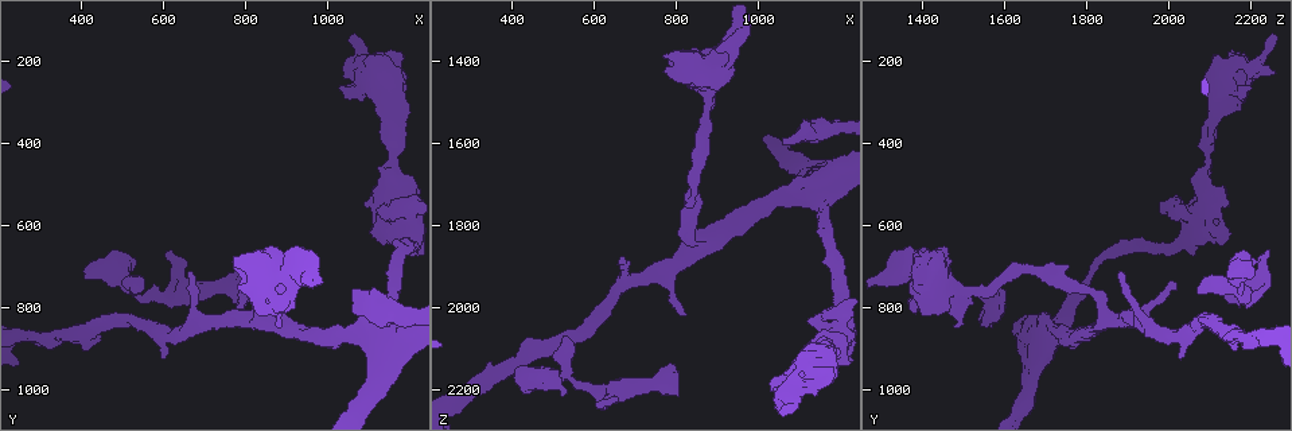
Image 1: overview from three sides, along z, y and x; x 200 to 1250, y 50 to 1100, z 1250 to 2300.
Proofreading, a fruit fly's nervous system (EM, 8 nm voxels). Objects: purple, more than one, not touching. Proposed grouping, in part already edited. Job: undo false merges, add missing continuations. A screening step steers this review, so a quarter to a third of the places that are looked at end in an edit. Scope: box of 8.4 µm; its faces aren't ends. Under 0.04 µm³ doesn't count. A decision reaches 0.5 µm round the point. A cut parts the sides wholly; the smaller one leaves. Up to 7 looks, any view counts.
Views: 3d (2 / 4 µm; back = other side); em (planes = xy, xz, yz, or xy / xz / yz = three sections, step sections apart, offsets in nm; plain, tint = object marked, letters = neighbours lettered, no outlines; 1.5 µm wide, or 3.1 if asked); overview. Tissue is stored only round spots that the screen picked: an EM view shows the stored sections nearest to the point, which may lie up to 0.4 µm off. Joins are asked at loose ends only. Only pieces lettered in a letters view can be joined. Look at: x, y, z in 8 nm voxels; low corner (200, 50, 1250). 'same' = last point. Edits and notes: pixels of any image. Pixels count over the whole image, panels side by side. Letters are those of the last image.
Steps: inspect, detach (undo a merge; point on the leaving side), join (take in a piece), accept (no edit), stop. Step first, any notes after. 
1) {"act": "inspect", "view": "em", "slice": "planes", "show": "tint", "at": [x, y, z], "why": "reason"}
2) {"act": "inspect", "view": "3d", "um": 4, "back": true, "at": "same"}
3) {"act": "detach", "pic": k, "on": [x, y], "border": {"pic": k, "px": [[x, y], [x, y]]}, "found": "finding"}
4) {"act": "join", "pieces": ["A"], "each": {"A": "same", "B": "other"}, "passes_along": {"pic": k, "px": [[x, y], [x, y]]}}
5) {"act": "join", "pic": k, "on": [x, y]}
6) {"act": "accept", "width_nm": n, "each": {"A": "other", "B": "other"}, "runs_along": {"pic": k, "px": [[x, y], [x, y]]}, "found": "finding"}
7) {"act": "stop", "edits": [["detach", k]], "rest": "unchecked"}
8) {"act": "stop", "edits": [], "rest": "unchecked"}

{"act": "inspect", "view": "em", "slice": "yz", "step": 8, "show": "letters", "at": [810, 740, 2010], "why": "an open end"}

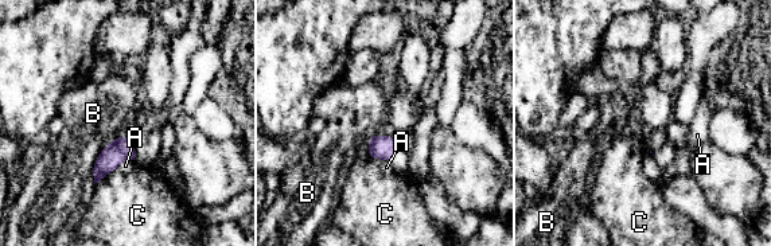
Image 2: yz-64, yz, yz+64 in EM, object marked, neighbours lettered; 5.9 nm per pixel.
{"act": "inspect", "view": "em", "slice": "planes", "show": "letters", "at": "same", "why": "another direction"}

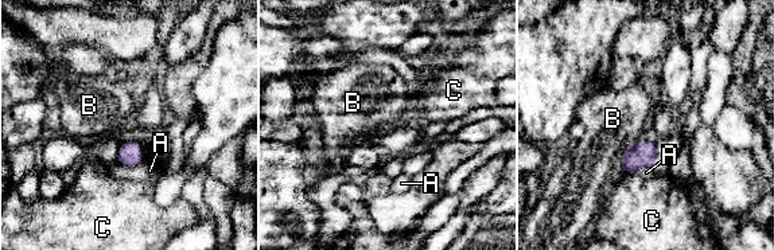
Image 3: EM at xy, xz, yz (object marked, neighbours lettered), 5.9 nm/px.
{"act": "accept", "each": {"A": "other", "B": "other", "C": "other"}, "border": {"pic": 3, "px": [[634, 140], [623, 151]]}, "found": "no lettered piece goes on from it"}

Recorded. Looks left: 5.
{"act": "inspect", "view": "em", "slice": "xy", "step": 8, "show": "tint", "at": [400, 725, 2165], "why": "branch stops here"}

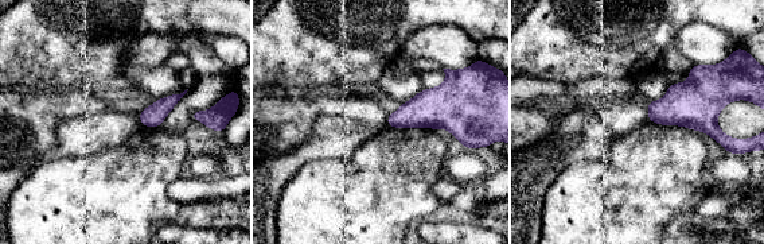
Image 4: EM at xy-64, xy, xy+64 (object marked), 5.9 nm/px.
{"act": "inspect", "view": "em", "slice": "planes", "show": "letters", "at": "same", "why": "another direction"}

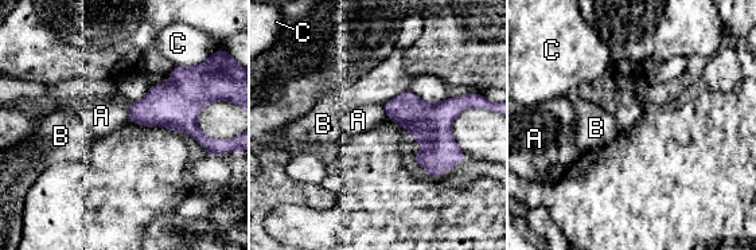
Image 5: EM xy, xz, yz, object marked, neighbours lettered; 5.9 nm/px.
{"act": "accept", "each": {"A": "other", "B": "other", "C": "other"}, "border": {"pic": 5, "px": [[125, 104], [129, 112], [129, 121]]}, "found": "none of them fits"}

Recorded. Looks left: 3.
{"act": "inspect", "view": "em", "slice": "xy", "step": 8, "show": "letters", "at": [870, 750, 1465], "why": "sudden change in width"}

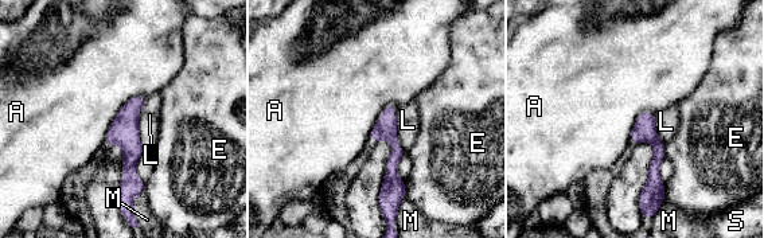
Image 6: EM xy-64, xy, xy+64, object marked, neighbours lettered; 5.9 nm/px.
{"act": "accept", "longest_contact_nm": ["A", 380], "each": {"A": "other", "E": "other", "L": "other", "M": "other", "S": "other"}, "border": {"pic": 6, "px": [[145, 96], [124, 104], [104, 143]]}, "found": "all the same neuron"}

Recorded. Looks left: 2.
{"act": "stop", "edits": [], "rest": "unchecked"}

